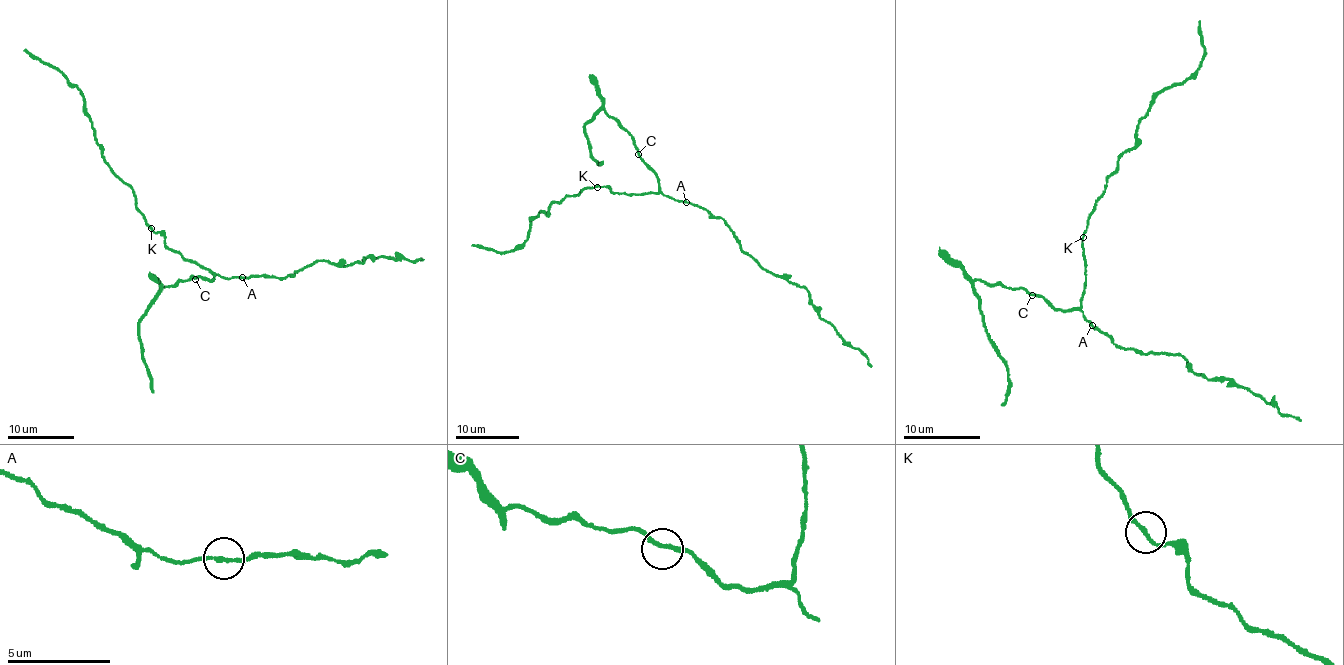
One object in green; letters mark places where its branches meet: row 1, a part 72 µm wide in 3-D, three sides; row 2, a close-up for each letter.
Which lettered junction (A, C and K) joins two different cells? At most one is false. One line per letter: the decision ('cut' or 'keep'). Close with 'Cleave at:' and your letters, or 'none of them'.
A: keep
C: keep
K: keep
Cleave at: none of them

